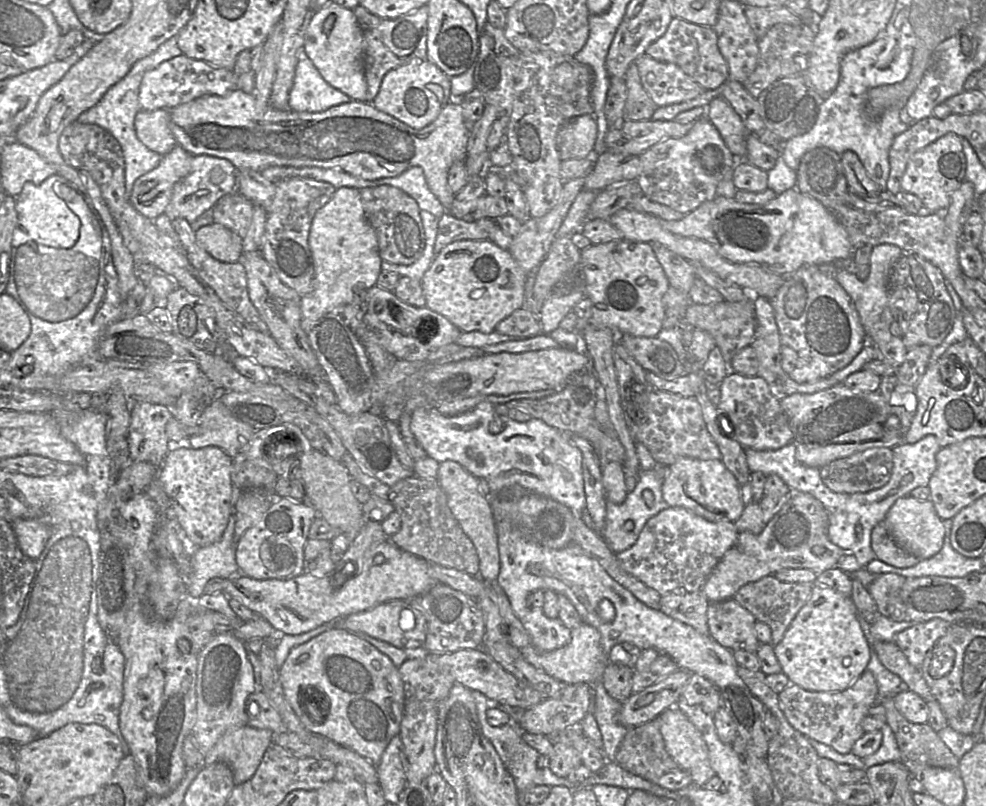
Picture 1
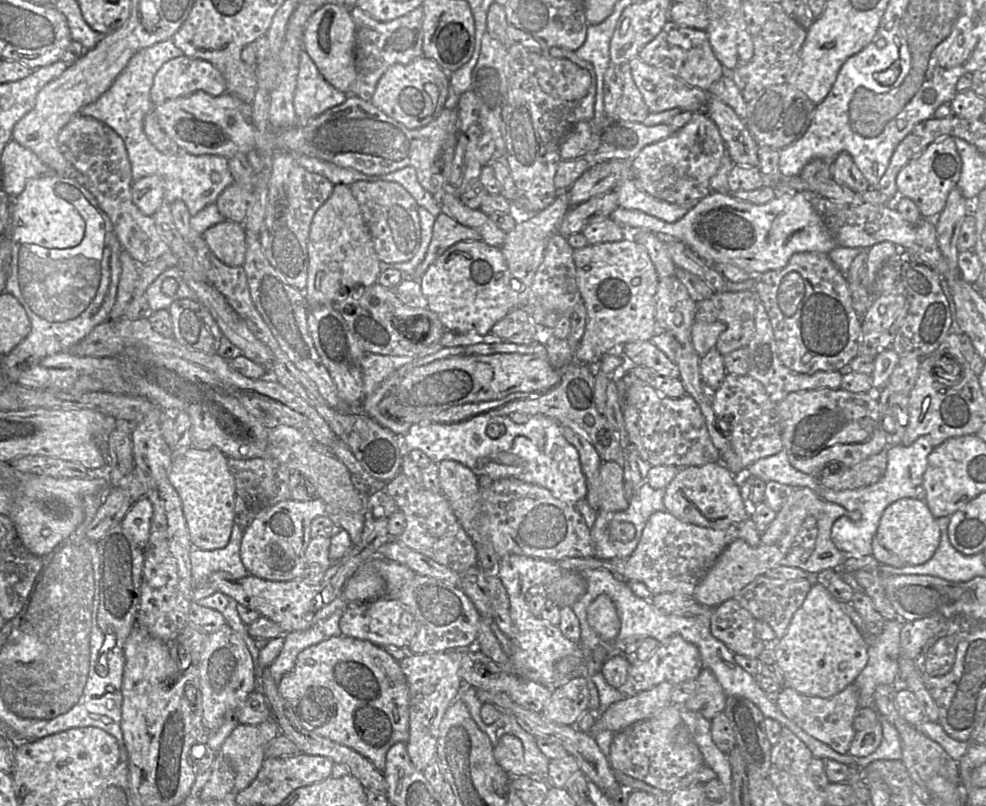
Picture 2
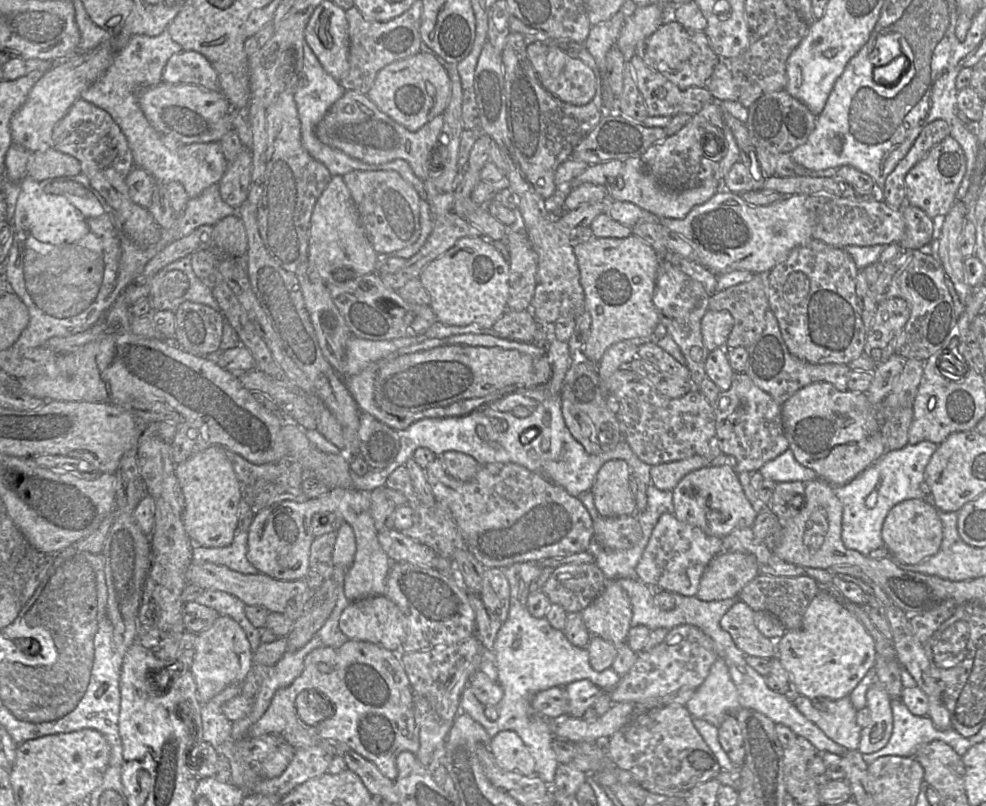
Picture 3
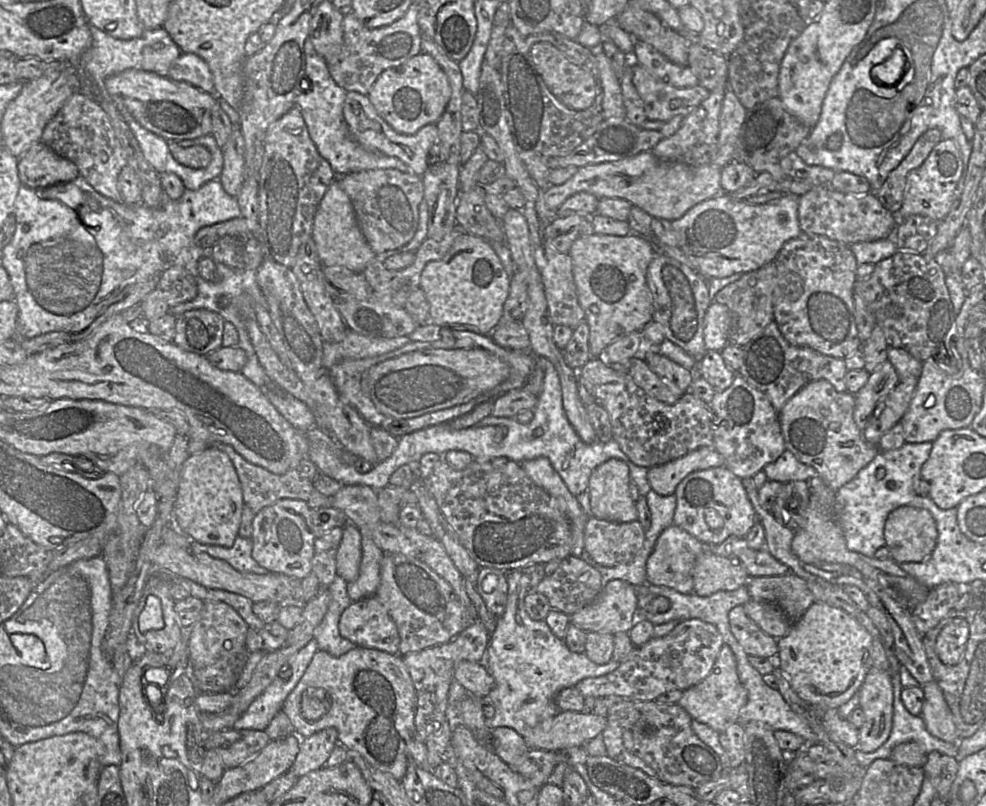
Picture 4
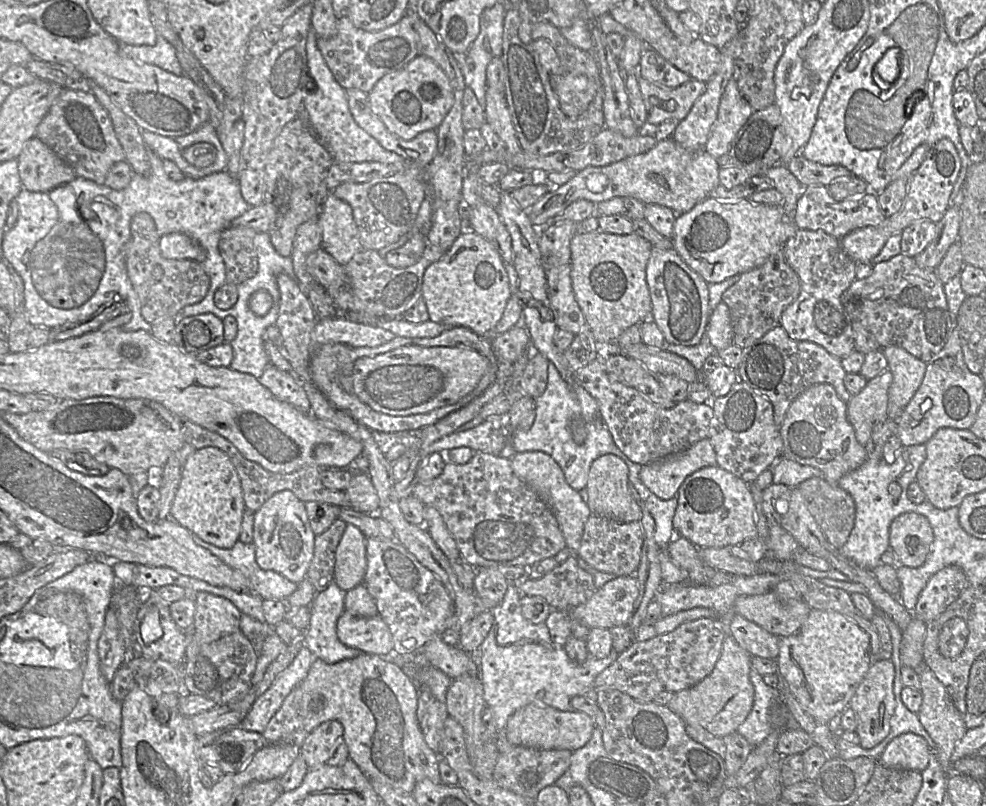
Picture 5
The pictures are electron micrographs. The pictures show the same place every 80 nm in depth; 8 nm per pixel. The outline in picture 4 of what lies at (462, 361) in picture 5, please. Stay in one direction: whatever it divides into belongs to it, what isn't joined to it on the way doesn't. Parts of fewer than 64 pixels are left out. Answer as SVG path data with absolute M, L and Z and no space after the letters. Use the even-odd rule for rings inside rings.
M430 348L370 367L362 376L361 388L383 415L413 418L468 402L504 382L509 375L509 365L485 349Z

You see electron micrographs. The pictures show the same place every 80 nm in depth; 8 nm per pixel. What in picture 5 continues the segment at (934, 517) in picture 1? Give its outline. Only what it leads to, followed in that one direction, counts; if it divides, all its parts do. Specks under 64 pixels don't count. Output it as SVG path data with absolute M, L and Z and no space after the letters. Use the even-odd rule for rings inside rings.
M906 512L896 518L889 527L889 548L895 553L898 563L910 568L923 565L933 542L933 530L928 519L915 512Z

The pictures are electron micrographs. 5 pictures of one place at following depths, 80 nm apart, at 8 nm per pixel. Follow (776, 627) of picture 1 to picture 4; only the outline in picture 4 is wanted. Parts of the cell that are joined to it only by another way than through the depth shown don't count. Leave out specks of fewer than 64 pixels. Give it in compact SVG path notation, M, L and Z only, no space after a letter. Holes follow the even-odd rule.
M791 572L781 576L751 577L747 588L750 599L776 604L792 623L815 602L806 581Z

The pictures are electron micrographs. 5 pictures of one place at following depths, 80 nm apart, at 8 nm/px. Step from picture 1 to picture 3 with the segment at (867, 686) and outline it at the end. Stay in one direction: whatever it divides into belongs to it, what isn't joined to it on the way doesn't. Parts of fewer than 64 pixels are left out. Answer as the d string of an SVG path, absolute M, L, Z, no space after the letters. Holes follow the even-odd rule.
M799 695L793 701L793 704L808 720L819 727L835 743L847 750L858 749L862 727L857 724L856 713L858 710L852 705L849 695L837 700L825 697L808 698Z

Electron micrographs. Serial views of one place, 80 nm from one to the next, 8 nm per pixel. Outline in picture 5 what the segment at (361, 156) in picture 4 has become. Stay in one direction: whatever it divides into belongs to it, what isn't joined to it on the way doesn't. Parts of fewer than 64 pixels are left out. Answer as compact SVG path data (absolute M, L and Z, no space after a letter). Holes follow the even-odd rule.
M312 27L307 35L306 57L308 61L309 80L305 84L308 93L303 99L302 111L307 118L312 132L315 134L321 145L331 155L333 161L336 163L380 162L383 164L396 164L405 162L400 155L383 148L375 138L369 135L355 122L349 110L345 89L336 81L331 70L327 66L325 59L317 46L317 35Z

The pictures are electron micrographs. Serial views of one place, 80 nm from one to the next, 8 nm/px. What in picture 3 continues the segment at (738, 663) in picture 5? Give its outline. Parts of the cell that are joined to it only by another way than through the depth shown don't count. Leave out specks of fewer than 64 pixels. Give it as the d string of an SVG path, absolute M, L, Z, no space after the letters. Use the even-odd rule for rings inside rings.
M717 657L711 665L709 674L695 689L685 706L691 716L705 720L716 727L728 714L735 715L741 707L739 695L722 658Z

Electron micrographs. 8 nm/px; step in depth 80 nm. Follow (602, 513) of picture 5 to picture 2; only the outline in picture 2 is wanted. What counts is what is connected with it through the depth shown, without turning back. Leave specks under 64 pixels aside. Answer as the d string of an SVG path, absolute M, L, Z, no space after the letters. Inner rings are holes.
M614 461L603 462L599 476L600 510L617 512L628 508L624 484L623 465Z

